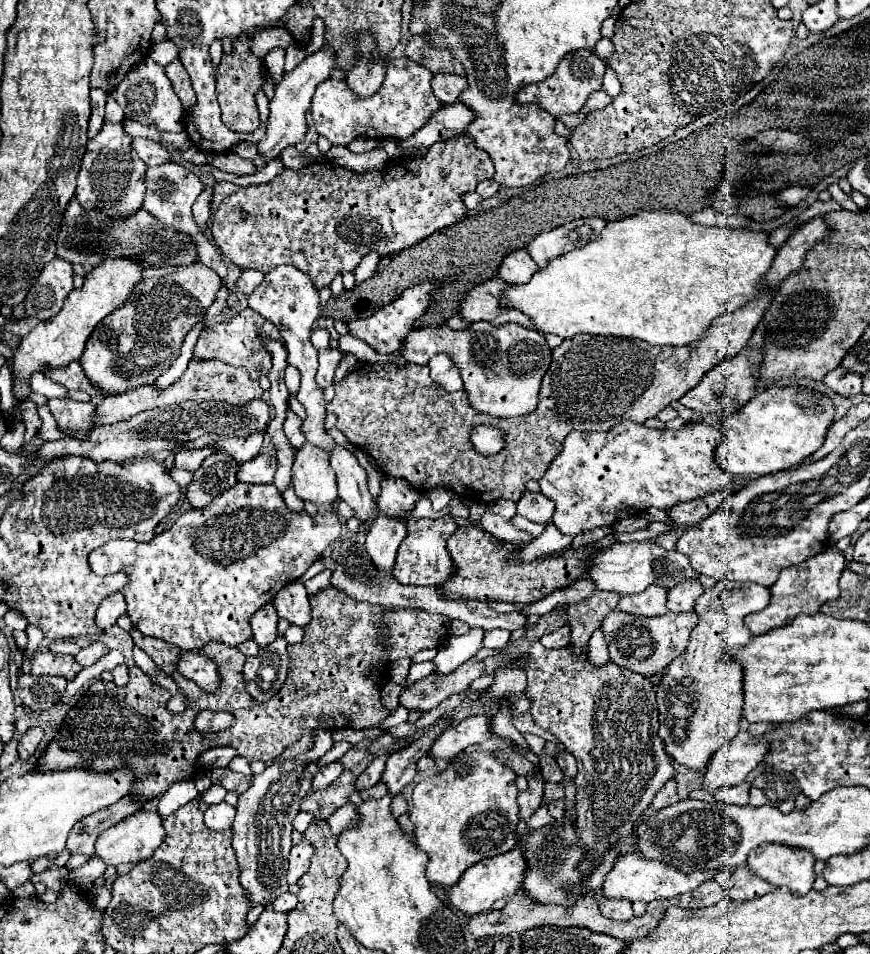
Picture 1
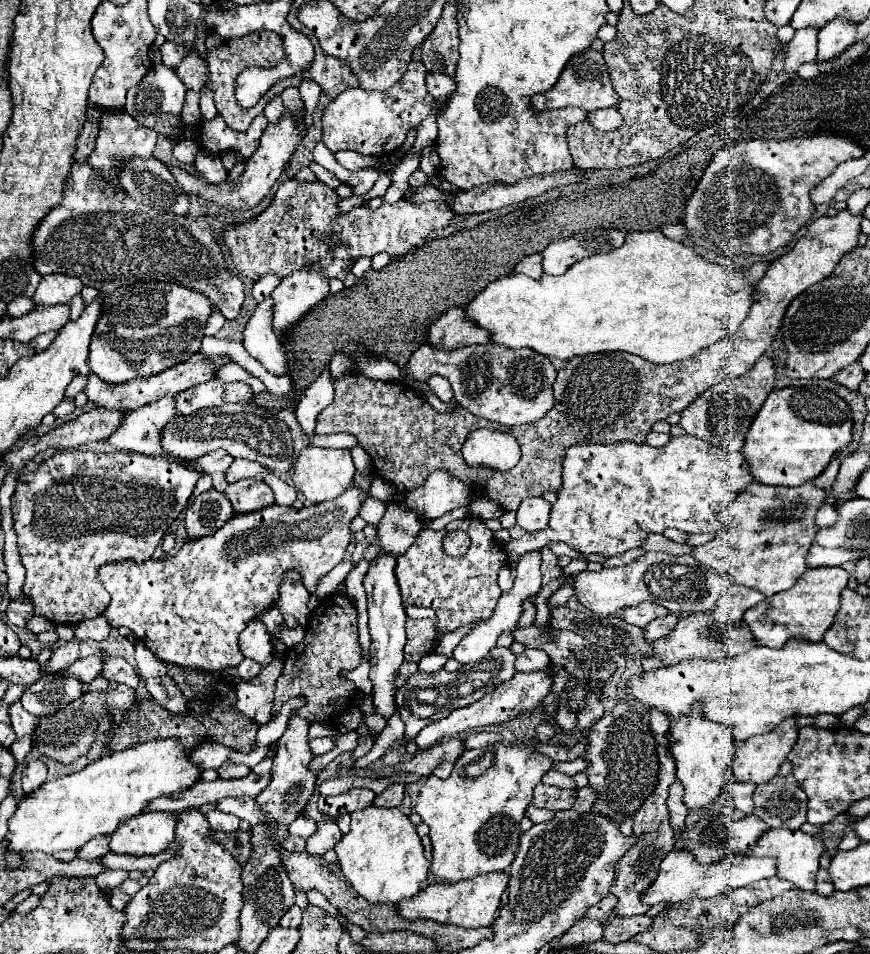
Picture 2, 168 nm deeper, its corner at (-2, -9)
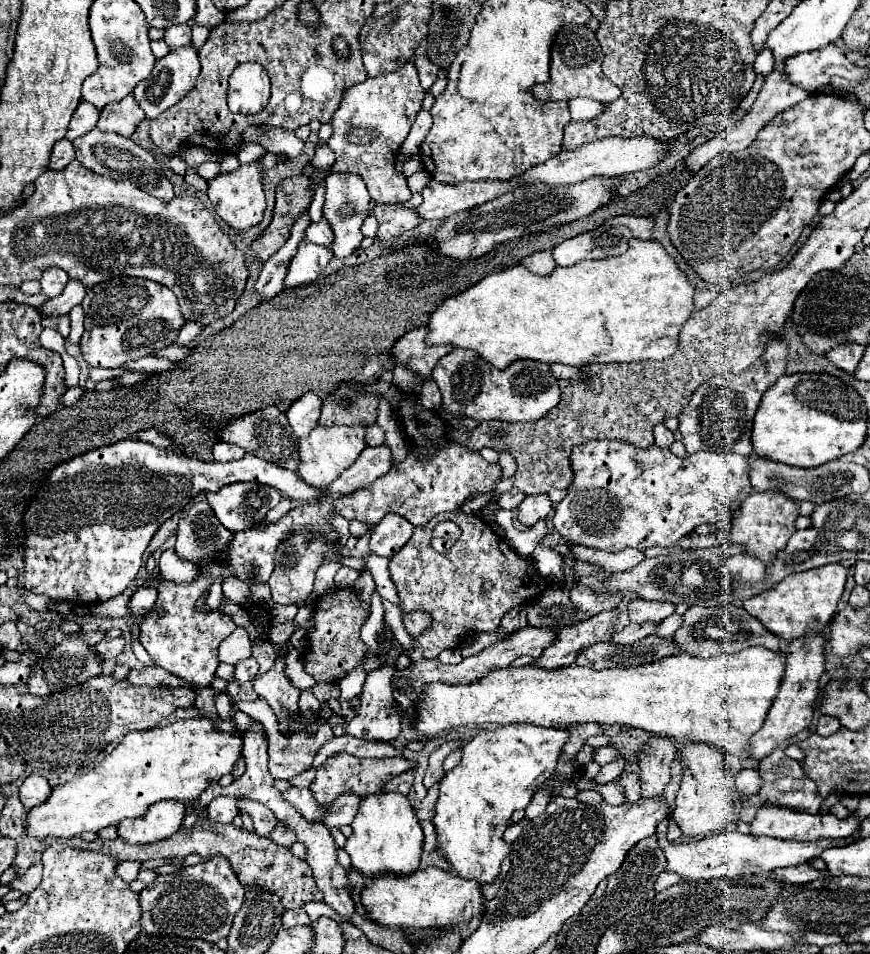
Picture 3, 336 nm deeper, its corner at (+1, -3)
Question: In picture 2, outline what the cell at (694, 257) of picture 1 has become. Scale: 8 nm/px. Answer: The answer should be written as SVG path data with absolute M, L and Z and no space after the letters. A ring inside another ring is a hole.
M631 231L627 233L627 239L625 239L625 245L619 247L619 249L613 249L609 253L599 253L599 255L591 255L591 257L585 257L581 261L577 261L575 265L571 265L563 275L547 275L543 273L543 277L539 281L531 279L531 277L525 277L525 275L507 275L507 277L501 277L493 283L489 283L477 299L473 299L469 305L467 305L467 317L471 317L477 325L483 325L483 329L491 331L491 341L493 343L499 343L499 345L507 345L511 349L519 349L519 347L531 347L535 349L537 353L541 355L547 355L547 357L559 357L563 361L569 361L571 357L575 355L589 355L589 353L605 353L605 351L627 351L627 353L633 353L633 355L639 355L639 357L645 357L653 363L659 363L659 365L667 365L667 363L673 363L673 361L683 361L683 359L689 359L693 357L697 351L721 341L725 335L729 333L735 333L737 327L741 325L743 317L749 313L749 307L753 303L753 293L755 293L755 283L747 283L745 279L745 271L743 269L735 269L735 271L729 271L729 269L723 269L721 265L713 265L709 261L705 261L701 255L697 255L693 251L693 247L687 247L679 241L673 241L669 237L663 235L663 231Z

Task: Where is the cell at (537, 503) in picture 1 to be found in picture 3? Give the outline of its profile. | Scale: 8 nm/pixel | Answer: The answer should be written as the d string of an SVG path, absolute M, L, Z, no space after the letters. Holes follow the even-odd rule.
M528 495L518 507L518 519L524 525L534 525L538 519L548 517L552 511L552 501L548 495Z

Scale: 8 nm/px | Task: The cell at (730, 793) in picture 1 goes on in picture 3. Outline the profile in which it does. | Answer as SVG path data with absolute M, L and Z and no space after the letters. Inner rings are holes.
M742 769L738 775L736 775L736 789L744 795L754 795L758 793L762 787L762 779L758 775L756 769Z

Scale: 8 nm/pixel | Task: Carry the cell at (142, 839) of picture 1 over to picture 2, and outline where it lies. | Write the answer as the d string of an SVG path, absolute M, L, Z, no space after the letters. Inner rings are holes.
M141 813L127 819L111 835L109 849L121 855L157 855L171 847L175 817L169 813Z

